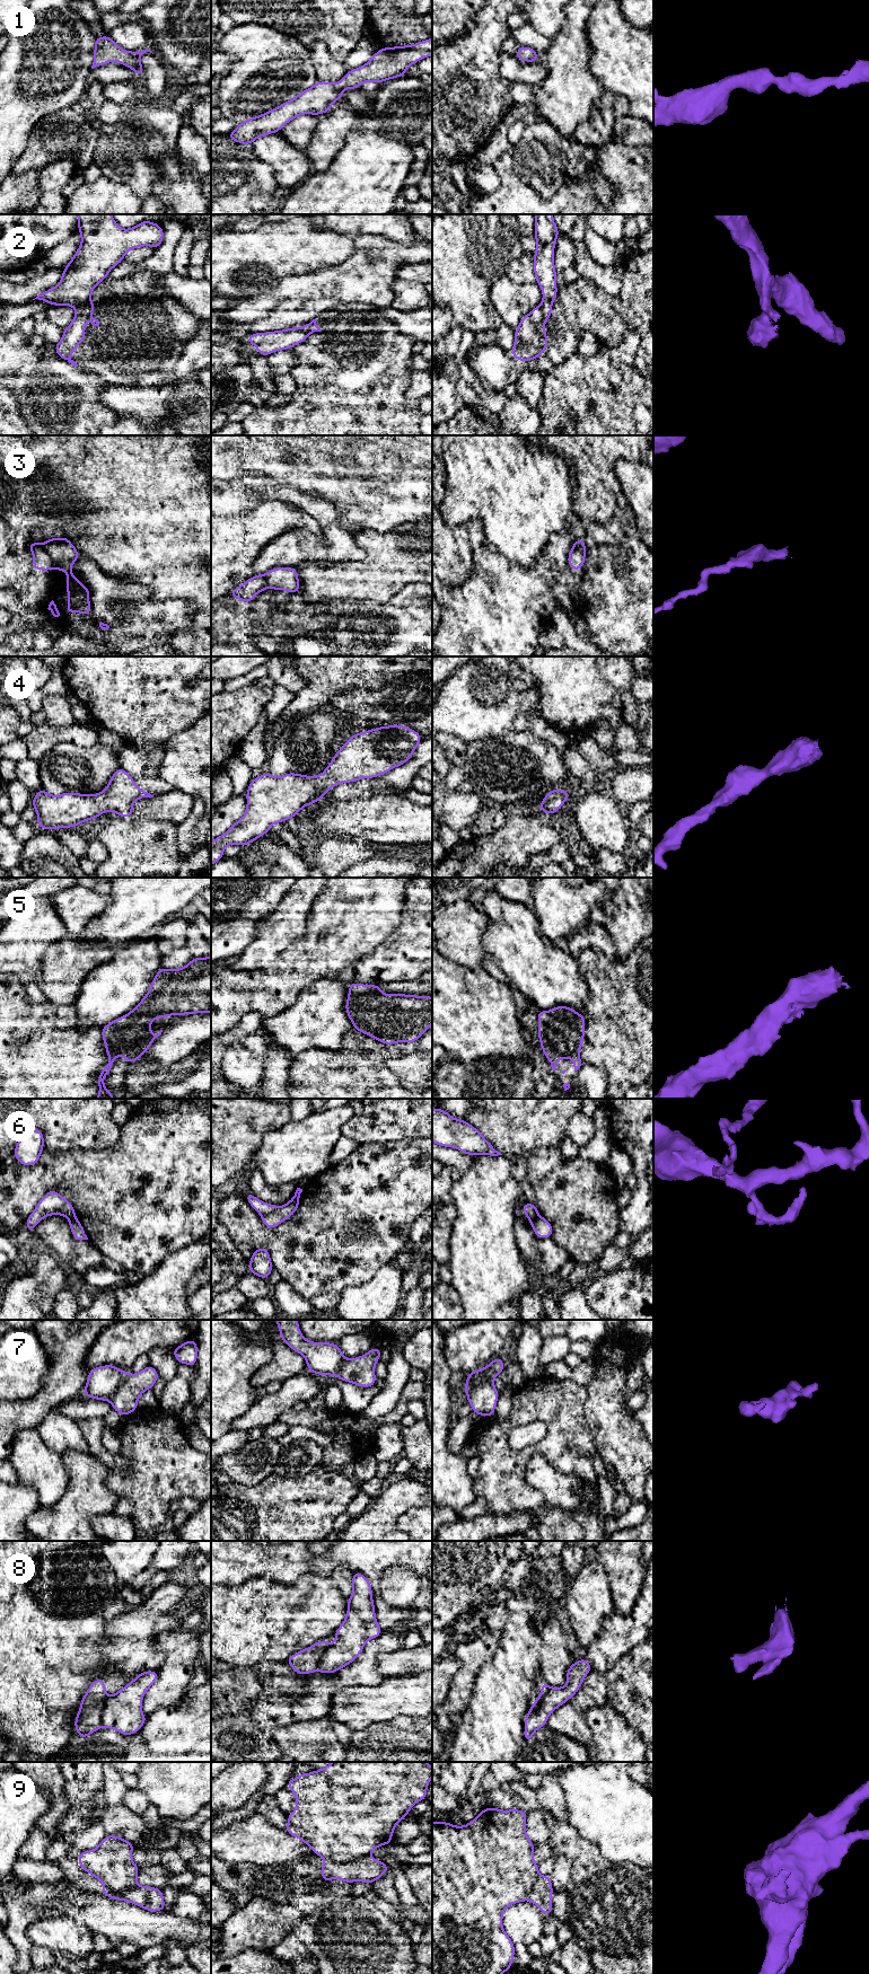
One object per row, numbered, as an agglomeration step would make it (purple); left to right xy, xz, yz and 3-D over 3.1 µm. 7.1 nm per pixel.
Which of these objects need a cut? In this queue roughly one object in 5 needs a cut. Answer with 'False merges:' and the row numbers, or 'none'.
False merges: 2, 3, 6, 8, 9

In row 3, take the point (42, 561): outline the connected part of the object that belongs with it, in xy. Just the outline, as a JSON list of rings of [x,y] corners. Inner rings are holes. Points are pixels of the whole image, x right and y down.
[[[32,541],[28,548],[33,554],[33,569],[32,570],[37,569],[38,571],[47,571],[50,569],[51,572],[53,573],[54,564],[50,555],[43,548],[43,546],[41,544],[37,544],[36,541]]]

